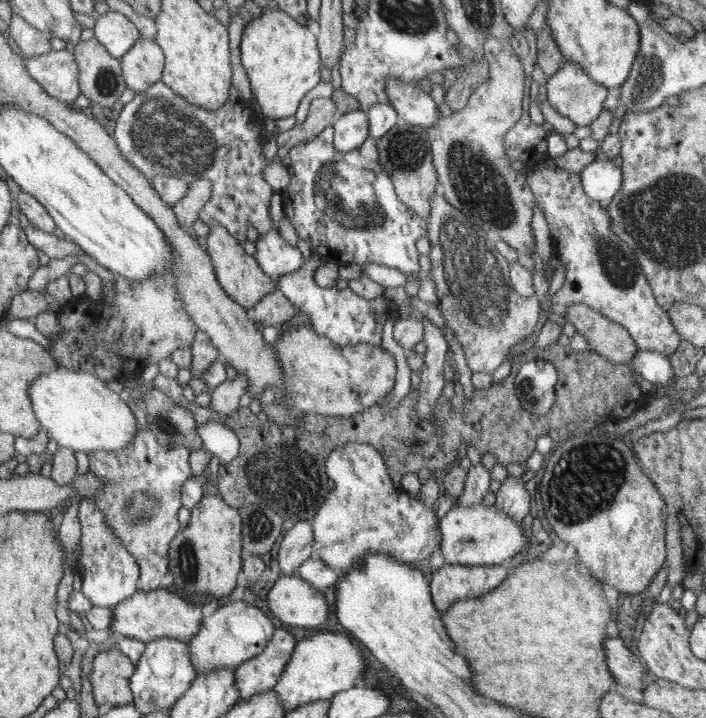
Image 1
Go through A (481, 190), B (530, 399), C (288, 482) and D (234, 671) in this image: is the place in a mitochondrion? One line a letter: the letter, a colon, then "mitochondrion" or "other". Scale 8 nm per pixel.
A: mitochondrion
B: mitochondrion
C: mitochondrion
D: other

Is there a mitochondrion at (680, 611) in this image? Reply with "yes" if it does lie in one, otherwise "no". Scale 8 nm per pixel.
no

